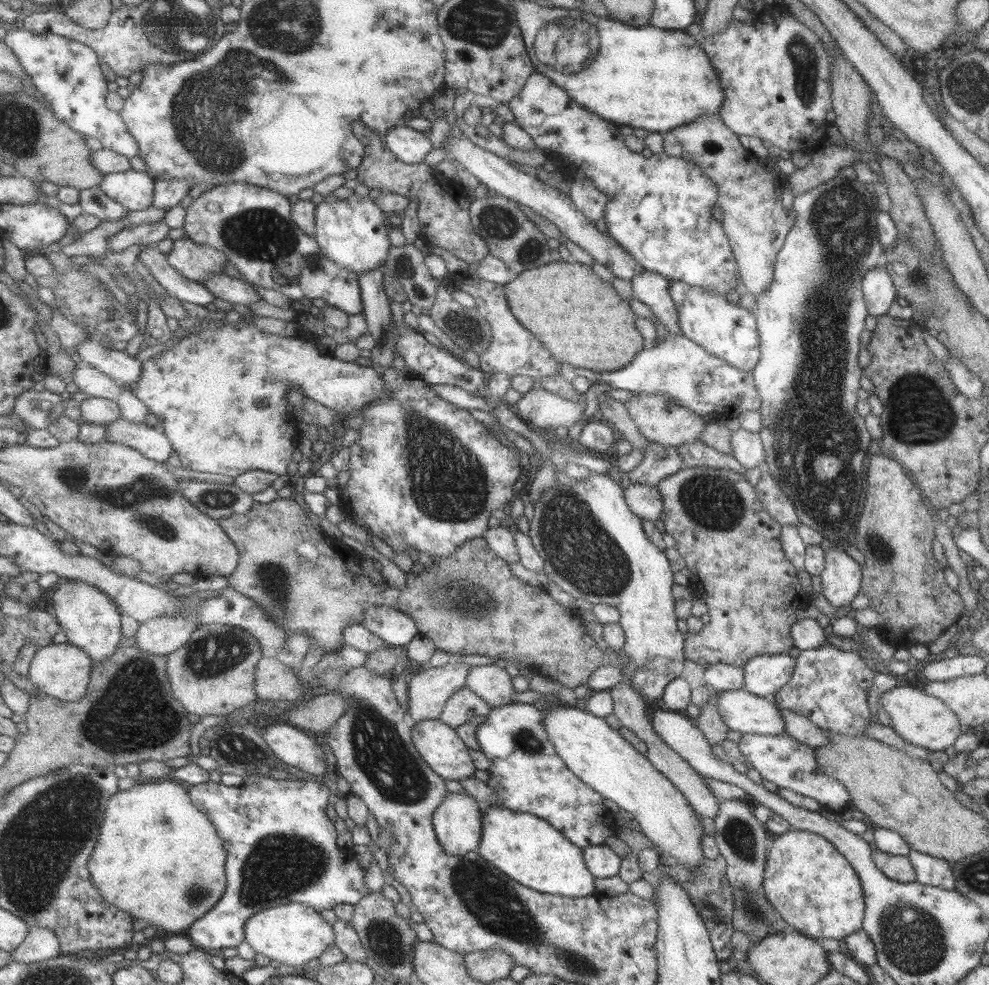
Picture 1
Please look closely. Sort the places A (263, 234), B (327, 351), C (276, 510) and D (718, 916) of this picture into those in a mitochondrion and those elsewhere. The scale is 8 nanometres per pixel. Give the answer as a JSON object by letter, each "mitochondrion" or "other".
{"A":"mitochondrion","B":"other","C":"other","D":"mitochondrion"}

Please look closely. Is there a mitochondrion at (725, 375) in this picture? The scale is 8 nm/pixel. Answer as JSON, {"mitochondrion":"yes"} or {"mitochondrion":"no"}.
{"mitochondrion":"no"}

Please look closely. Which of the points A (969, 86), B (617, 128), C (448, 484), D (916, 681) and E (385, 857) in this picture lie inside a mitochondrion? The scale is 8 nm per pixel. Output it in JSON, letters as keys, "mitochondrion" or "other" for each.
{"A":"mitochondrion","B":"other","C":"mitochondrion","D":"other","E":"other"}

